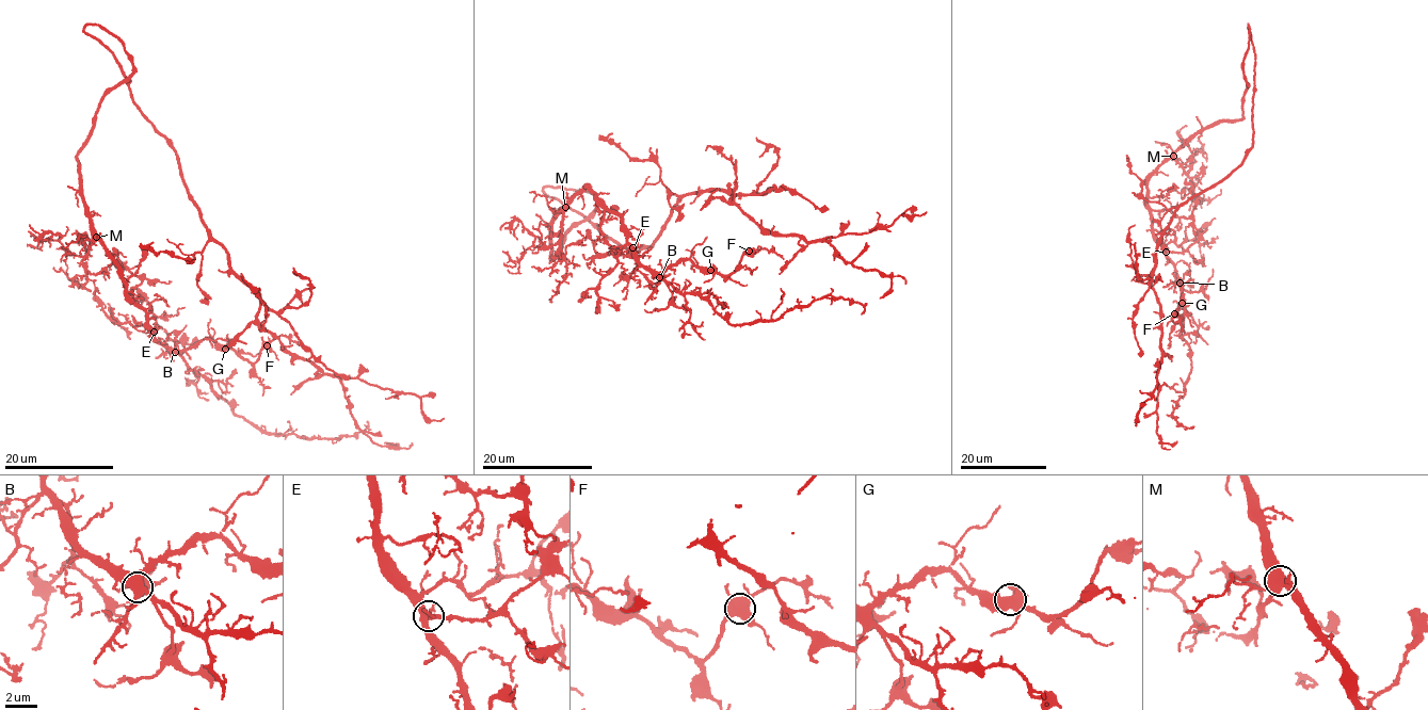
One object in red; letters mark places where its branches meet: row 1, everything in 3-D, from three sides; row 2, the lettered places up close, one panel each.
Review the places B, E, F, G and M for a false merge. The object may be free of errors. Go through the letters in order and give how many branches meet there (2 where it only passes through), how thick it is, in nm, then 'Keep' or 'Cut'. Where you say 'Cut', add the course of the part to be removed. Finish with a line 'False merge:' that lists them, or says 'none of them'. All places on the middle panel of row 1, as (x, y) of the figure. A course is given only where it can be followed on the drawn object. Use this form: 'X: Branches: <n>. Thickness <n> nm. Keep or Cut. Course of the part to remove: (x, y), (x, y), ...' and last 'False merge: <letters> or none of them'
B: Branches: 5. Thickness 600 nm. Keep
E: Branches: 5. Thickness 360 nm. Keep
F: Branches: 5. Thickness 550 nm. Keep
G: Branches: 5. Thickness 550 nm. Keep
M: Branches: 4. Thickness 550 nm. Keep
False merge: none of them

